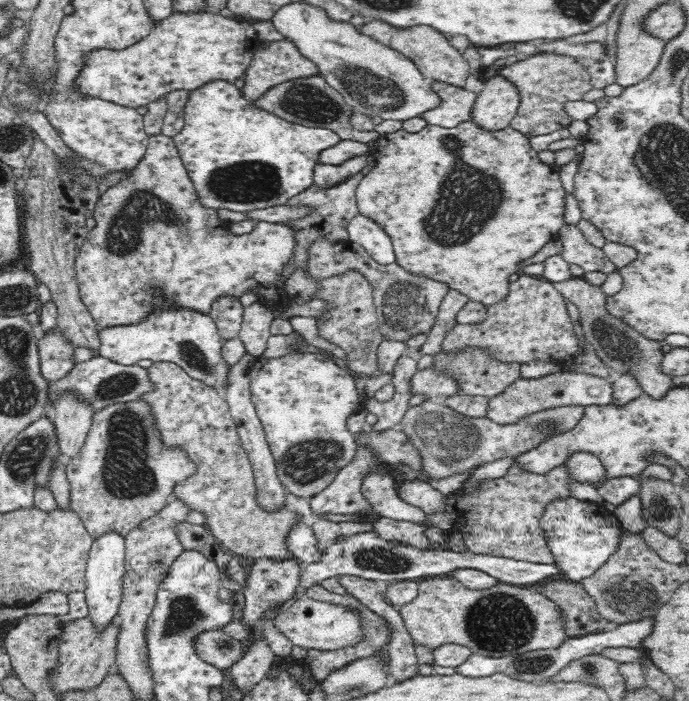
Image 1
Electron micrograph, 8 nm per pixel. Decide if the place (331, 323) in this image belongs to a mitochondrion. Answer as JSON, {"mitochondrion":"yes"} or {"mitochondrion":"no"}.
{"mitochondrion":"yes"}

